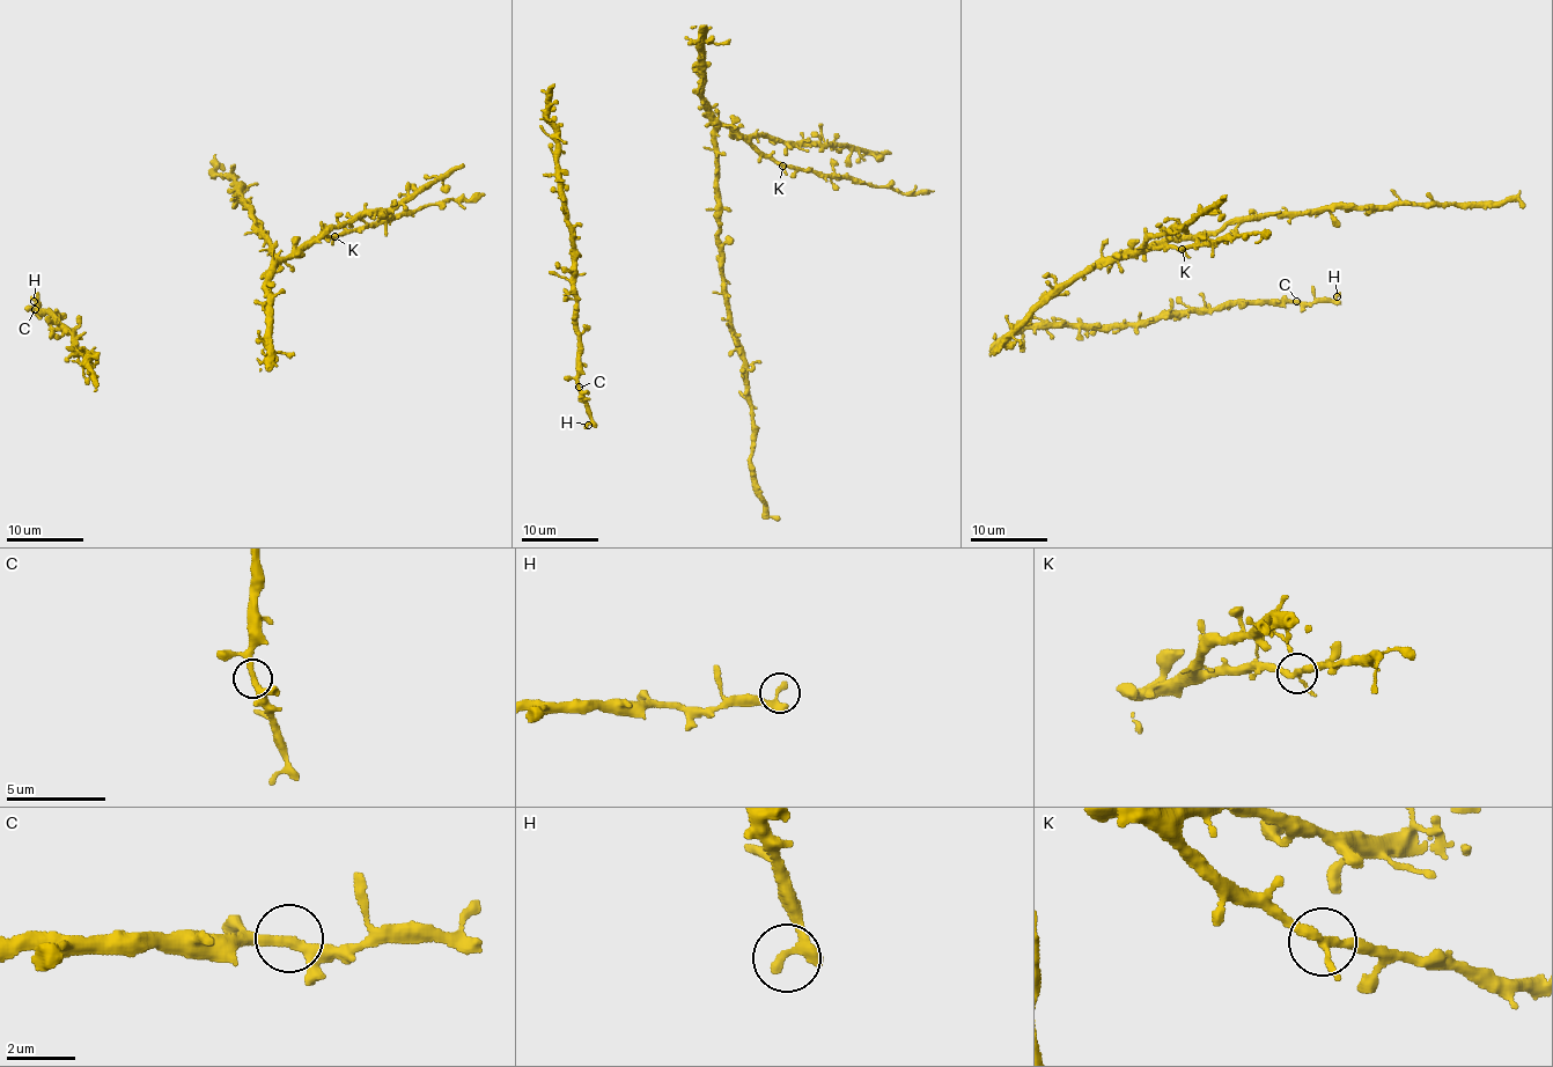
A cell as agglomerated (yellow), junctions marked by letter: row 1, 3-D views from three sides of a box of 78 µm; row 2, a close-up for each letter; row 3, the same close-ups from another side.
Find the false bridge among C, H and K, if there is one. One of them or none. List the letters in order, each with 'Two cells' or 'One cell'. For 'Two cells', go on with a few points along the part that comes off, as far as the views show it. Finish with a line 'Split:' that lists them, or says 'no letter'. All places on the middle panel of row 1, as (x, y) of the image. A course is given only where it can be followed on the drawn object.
C: One cell
H: One cell
K: One cell
Split: no letter

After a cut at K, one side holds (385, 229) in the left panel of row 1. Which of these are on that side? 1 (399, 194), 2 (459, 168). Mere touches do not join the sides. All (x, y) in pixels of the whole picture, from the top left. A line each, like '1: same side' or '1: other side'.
1: other side
2: other side

